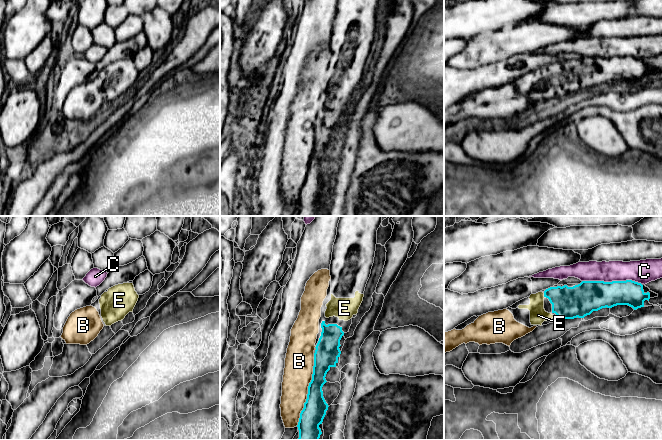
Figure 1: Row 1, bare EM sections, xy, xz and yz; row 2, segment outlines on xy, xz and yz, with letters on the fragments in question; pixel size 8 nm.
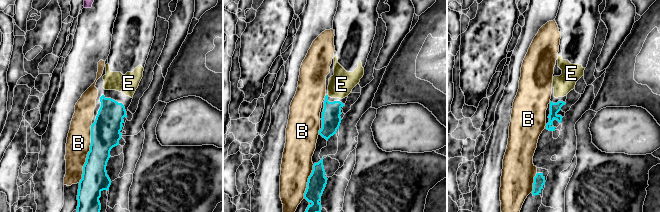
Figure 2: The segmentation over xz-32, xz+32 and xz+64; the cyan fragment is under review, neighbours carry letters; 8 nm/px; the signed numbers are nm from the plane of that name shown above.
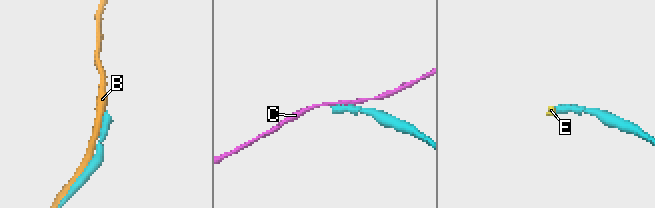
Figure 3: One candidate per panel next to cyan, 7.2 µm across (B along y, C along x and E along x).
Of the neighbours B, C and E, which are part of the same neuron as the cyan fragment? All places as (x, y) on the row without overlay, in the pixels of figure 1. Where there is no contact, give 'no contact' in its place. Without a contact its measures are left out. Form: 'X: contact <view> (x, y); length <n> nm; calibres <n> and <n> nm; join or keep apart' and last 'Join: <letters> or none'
B: contact xz (308, 165); length 600 nm; calibres 190 and 240 nm; keep apart
C: contact yz (612, 57); length 480 nm; calibres 260 and 180 nm; keep apart
E: contact yz (544, 71); length 40 nm; calibres 260 and 140 nm; join
Join: E

